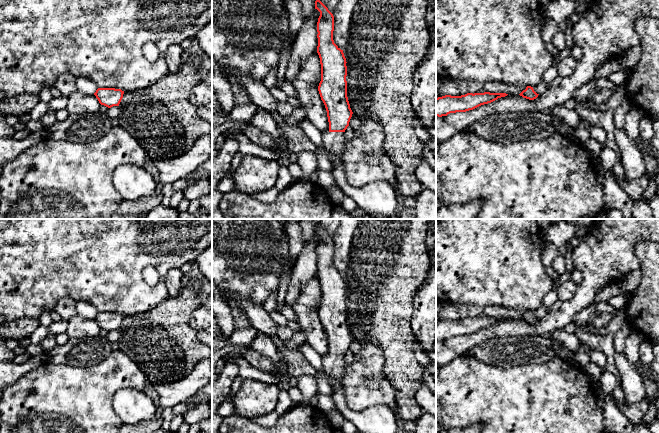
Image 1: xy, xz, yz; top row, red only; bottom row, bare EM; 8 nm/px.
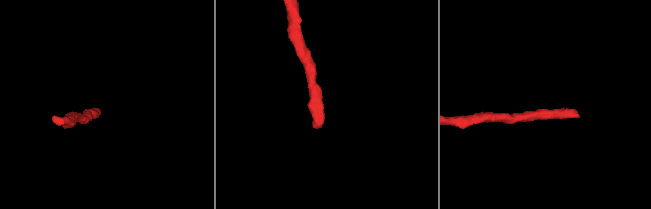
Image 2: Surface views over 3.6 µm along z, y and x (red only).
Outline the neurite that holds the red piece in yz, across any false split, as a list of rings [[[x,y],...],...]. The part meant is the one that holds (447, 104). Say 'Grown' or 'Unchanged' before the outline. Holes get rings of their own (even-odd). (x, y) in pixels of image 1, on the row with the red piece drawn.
Unchanged. [[[467,93],[461,96],[445,95],[436,98],[436,116],[447,116],[450,113],[466,112],[481,105],[491,103],[498,98],[505,97],[506,93]]]

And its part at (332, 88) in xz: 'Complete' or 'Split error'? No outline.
Split error

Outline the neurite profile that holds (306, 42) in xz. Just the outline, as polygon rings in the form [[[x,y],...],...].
[[[314,9],[309,18],[307,18],[290,50],[290,57],[285,71],[285,79],[289,83],[293,83],[294,78],[300,71],[303,63],[317,51],[317,22],[320,12]]]

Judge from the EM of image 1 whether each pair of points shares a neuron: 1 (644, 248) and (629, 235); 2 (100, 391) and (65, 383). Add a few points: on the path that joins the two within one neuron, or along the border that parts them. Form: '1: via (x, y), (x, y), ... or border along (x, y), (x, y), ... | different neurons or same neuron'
1: border along (648, 240), (640, 240), (635, 246), (641, 265) | different neurons
2: via (91, 391), (74, 390) | same neuron

